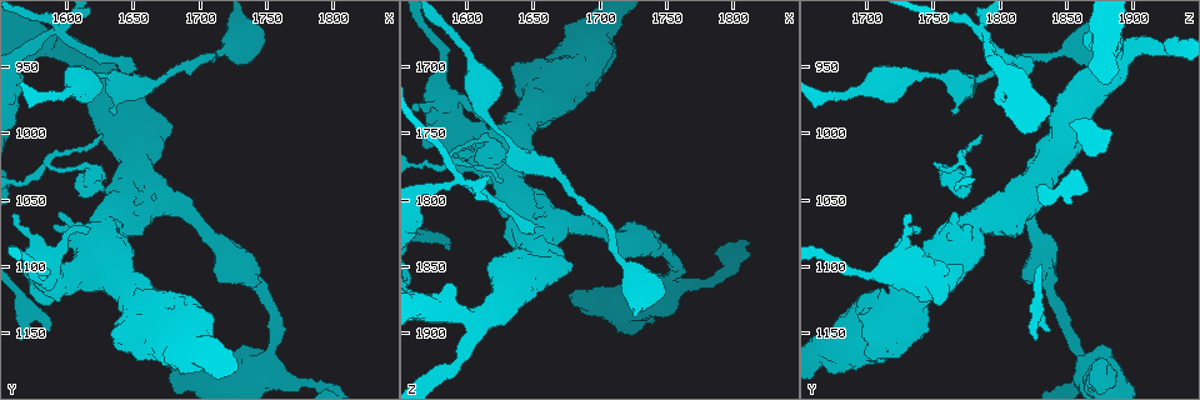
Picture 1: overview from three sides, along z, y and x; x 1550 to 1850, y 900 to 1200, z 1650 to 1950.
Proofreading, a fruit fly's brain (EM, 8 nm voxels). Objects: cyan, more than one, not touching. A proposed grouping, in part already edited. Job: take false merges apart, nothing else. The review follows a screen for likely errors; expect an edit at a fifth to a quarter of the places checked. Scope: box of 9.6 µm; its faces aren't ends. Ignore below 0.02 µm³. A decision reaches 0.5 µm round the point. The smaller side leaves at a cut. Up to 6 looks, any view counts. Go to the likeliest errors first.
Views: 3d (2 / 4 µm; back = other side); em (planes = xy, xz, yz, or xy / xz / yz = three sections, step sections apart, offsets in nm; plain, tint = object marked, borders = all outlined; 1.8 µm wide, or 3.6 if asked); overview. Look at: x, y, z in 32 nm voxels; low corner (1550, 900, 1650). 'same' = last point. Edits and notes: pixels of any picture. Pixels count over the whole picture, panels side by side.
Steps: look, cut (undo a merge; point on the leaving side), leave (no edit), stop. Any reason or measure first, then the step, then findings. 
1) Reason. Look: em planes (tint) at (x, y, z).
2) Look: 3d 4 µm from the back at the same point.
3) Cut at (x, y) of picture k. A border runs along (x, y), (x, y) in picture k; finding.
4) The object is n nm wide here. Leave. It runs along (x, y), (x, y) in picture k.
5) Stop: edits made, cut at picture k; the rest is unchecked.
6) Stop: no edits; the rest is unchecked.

Four or more arms meet. Look: 3d 4 µm from the back at (1590, 922, 1784).

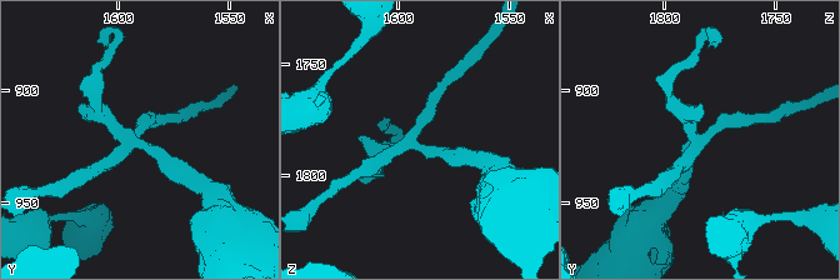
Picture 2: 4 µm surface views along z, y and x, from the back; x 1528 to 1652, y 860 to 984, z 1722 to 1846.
4 arms meet here; now the EM. Look: em xz step 8 (tint) at (1593, 923, 1786).

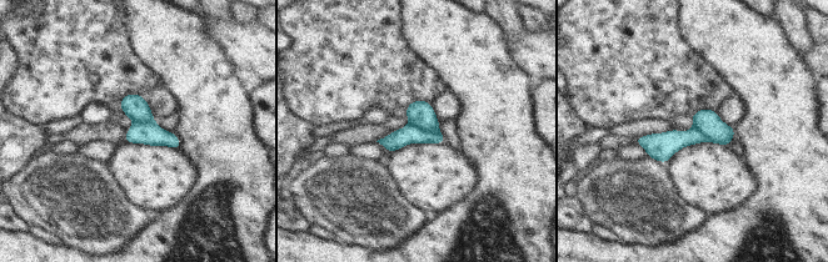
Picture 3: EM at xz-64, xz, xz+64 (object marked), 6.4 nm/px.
Look: em planes (borders) at the same point.

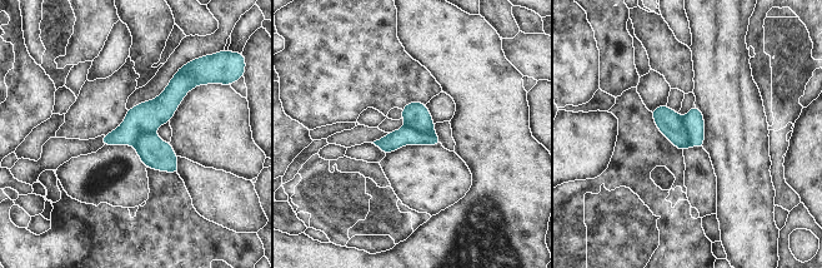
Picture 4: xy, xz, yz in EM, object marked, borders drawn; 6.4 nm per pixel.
Cut at (416, 115) of picture 4. A border runs along (406, 127), (419, 132), (434, 133) in picture 4; two neurons meet here.

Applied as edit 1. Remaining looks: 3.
Abrupt turn. Look: 3d 4 µm from the back at (1580, 1104, 1718).

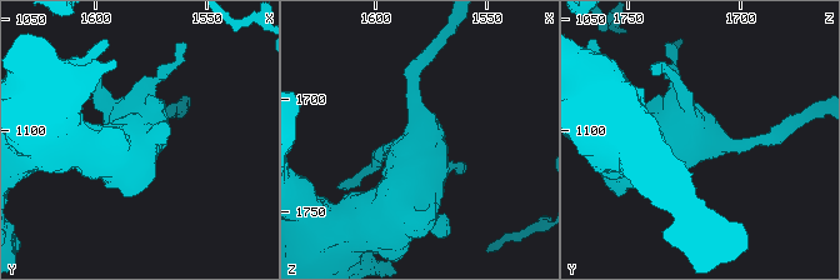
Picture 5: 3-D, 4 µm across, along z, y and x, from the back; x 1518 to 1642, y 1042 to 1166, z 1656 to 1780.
Shape alone is not enough. Look: em 3.6 µm planes (plain) at (1579, 1103, 1716).

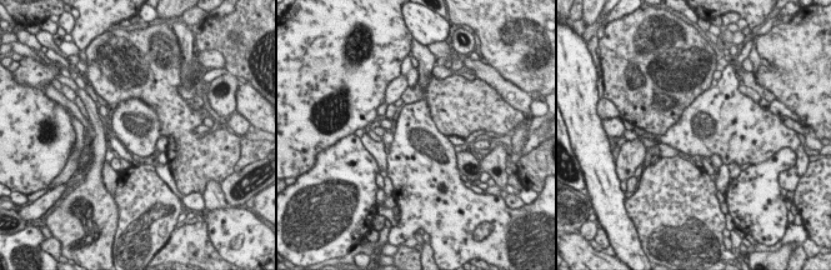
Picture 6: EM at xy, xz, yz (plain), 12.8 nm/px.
Look: em 3.6 µm planes (tint) at the same point.

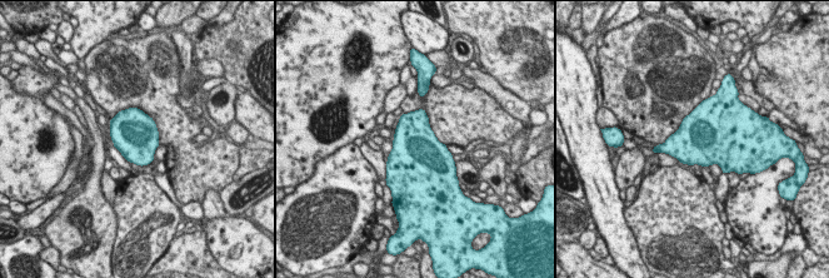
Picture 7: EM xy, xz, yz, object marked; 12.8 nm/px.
The object is 600 nm wide here. Leave. All the same neuron.

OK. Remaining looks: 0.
Stop: edits made, cut at picture 4; the rest is unchecked.

